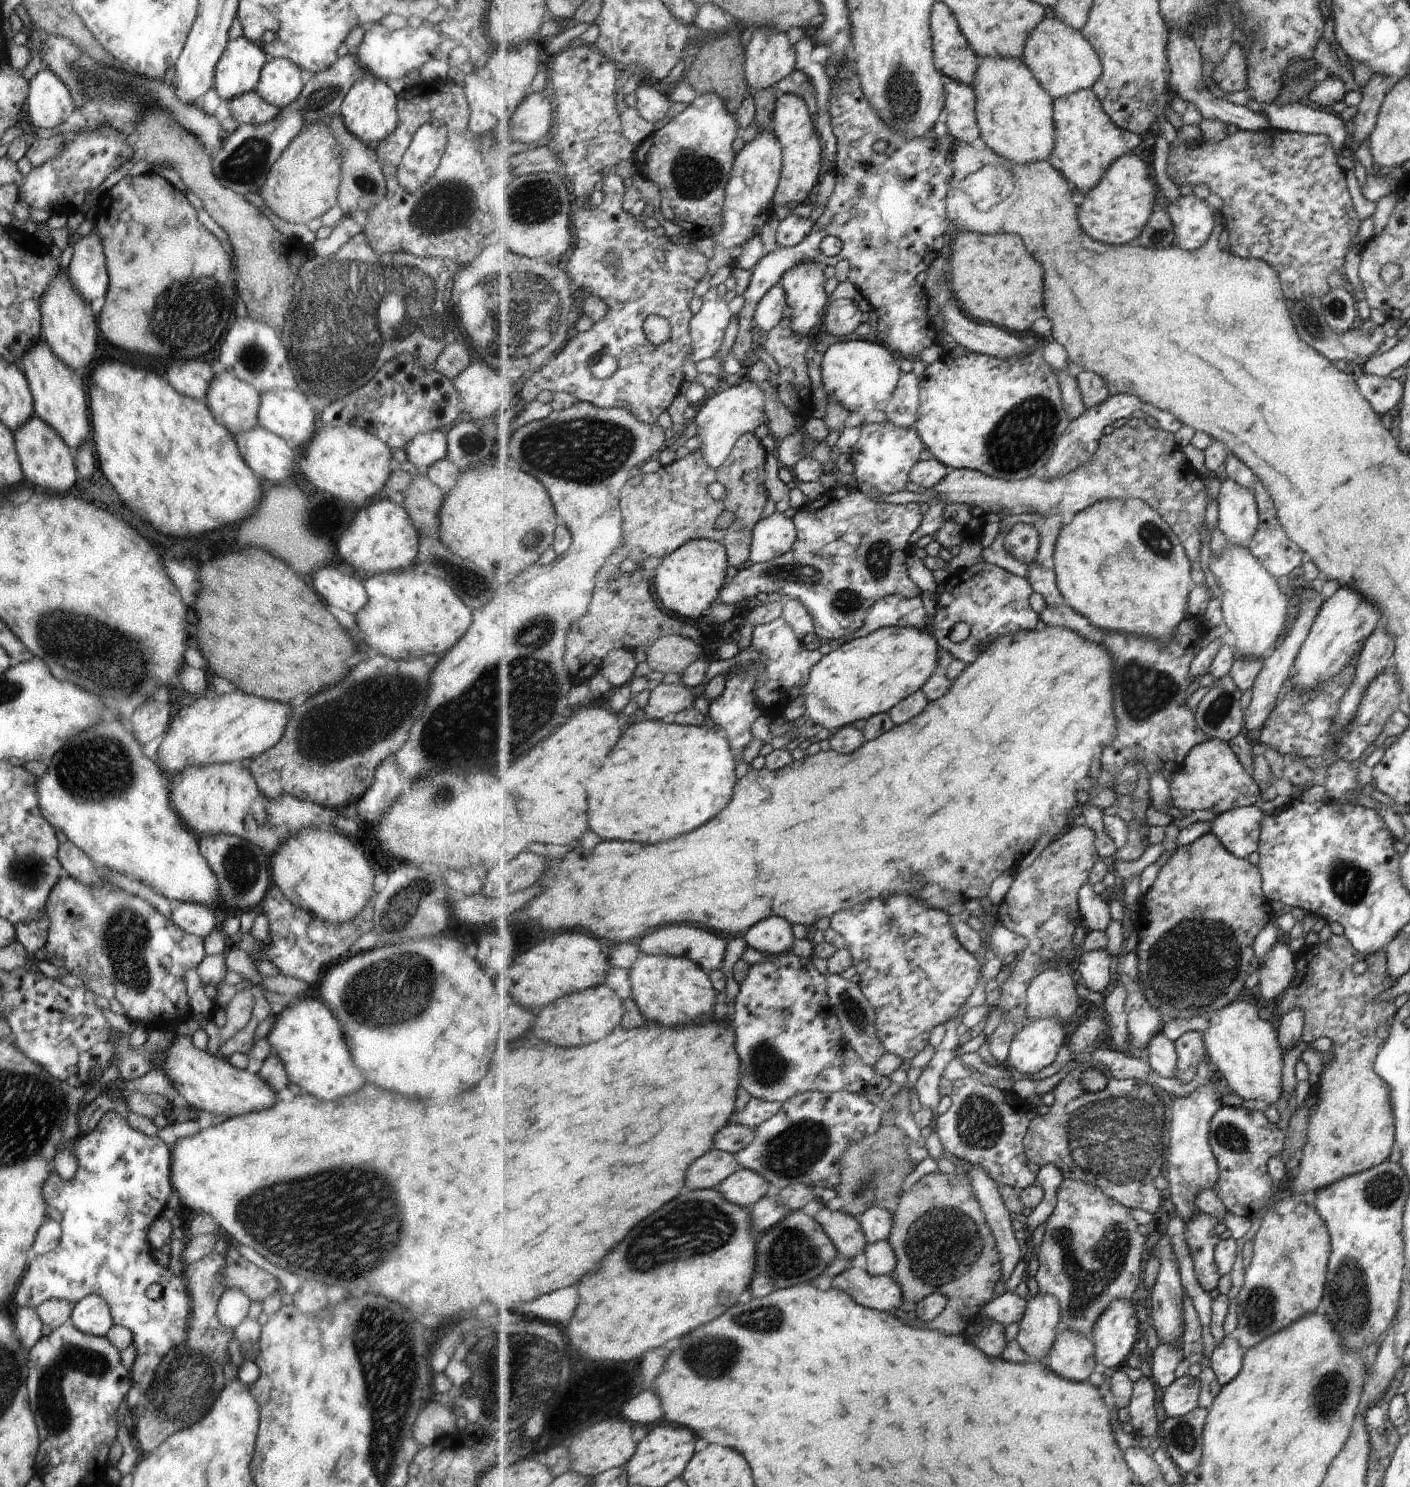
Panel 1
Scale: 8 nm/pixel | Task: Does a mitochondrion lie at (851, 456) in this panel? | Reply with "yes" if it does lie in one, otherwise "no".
no

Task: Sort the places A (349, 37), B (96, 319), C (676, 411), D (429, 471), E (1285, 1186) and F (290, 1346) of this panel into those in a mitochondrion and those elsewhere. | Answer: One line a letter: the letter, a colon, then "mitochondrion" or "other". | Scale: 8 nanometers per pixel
A: other
B: other
C: other
D: other
E: other
F: other

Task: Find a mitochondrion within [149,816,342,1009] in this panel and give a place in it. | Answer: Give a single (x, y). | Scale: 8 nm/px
(241, 864)

